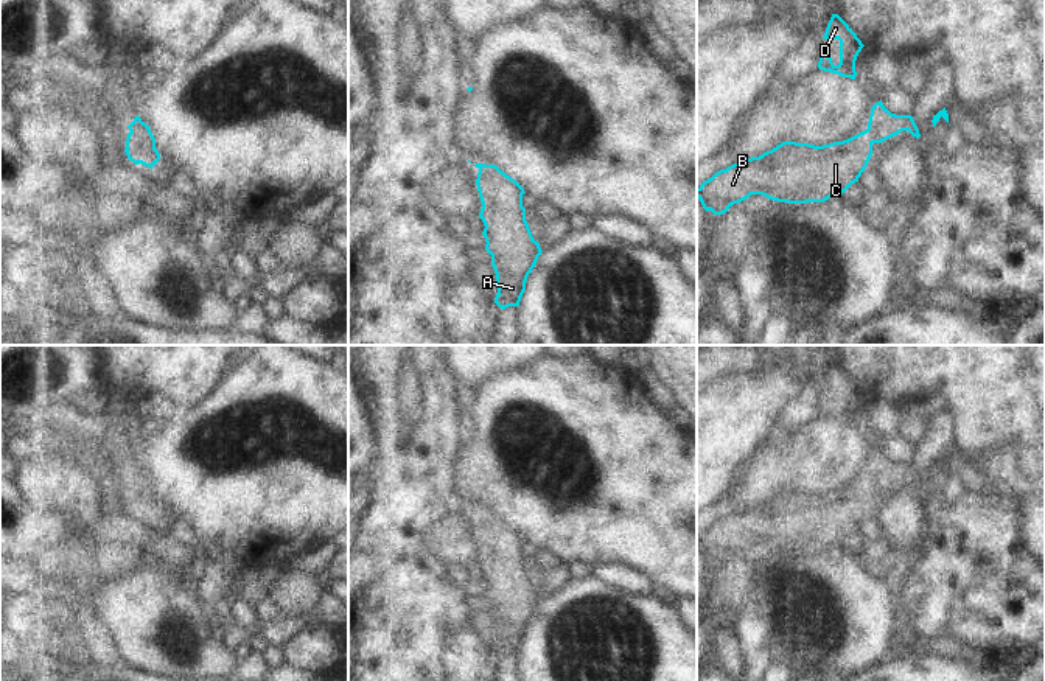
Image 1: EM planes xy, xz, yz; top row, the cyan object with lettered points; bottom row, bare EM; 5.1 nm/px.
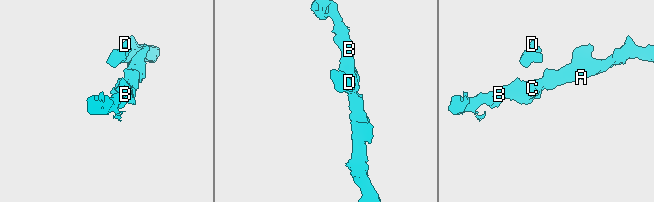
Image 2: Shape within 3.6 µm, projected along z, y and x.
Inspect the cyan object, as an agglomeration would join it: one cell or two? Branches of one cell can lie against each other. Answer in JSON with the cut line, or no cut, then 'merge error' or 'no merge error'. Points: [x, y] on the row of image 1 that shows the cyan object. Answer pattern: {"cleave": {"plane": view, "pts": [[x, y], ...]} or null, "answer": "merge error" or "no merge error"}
{"cleave": null, "answer": "no merge error"}

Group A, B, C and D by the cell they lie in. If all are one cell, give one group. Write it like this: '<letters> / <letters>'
A B C D

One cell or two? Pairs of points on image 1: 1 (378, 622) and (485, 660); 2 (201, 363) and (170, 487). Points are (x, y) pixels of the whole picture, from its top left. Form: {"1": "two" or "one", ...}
{"1": "two", "2": "two"}

